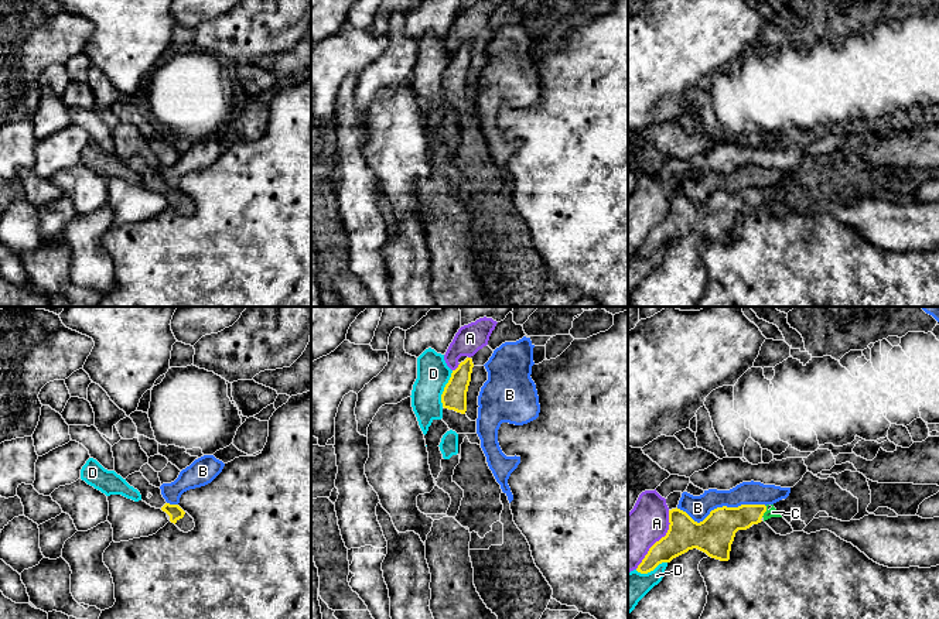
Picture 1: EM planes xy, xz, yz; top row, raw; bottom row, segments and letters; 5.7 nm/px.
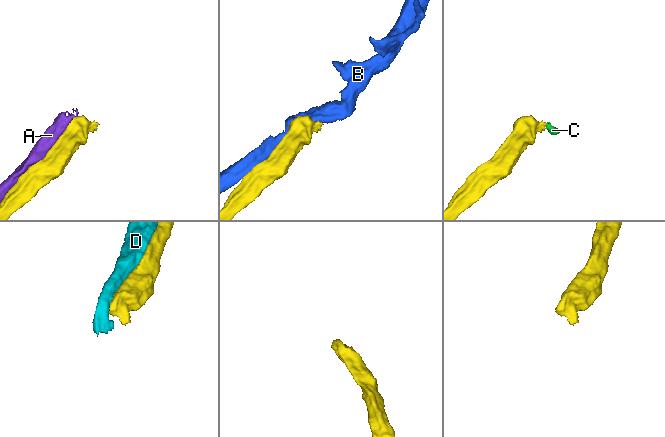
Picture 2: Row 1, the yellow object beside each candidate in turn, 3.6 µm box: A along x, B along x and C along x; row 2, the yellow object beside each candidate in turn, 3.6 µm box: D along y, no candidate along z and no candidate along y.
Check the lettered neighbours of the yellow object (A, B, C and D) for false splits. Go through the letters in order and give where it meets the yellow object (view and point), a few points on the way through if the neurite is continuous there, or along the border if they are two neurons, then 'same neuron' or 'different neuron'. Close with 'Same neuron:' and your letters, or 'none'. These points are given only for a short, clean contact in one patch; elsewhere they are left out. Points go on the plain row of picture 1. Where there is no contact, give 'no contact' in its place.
A: contact yz (661, 222); different neuron
B: contact yz (720, 191); different neuron
C: contact yz (765, 194); way yz (724, 205), (765, 194), (772, 195); same neuron
D: contact xz (444, 72); different neuron
Same neuron: C

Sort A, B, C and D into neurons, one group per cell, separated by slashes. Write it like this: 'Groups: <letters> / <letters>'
Groups: A / B / C / D

